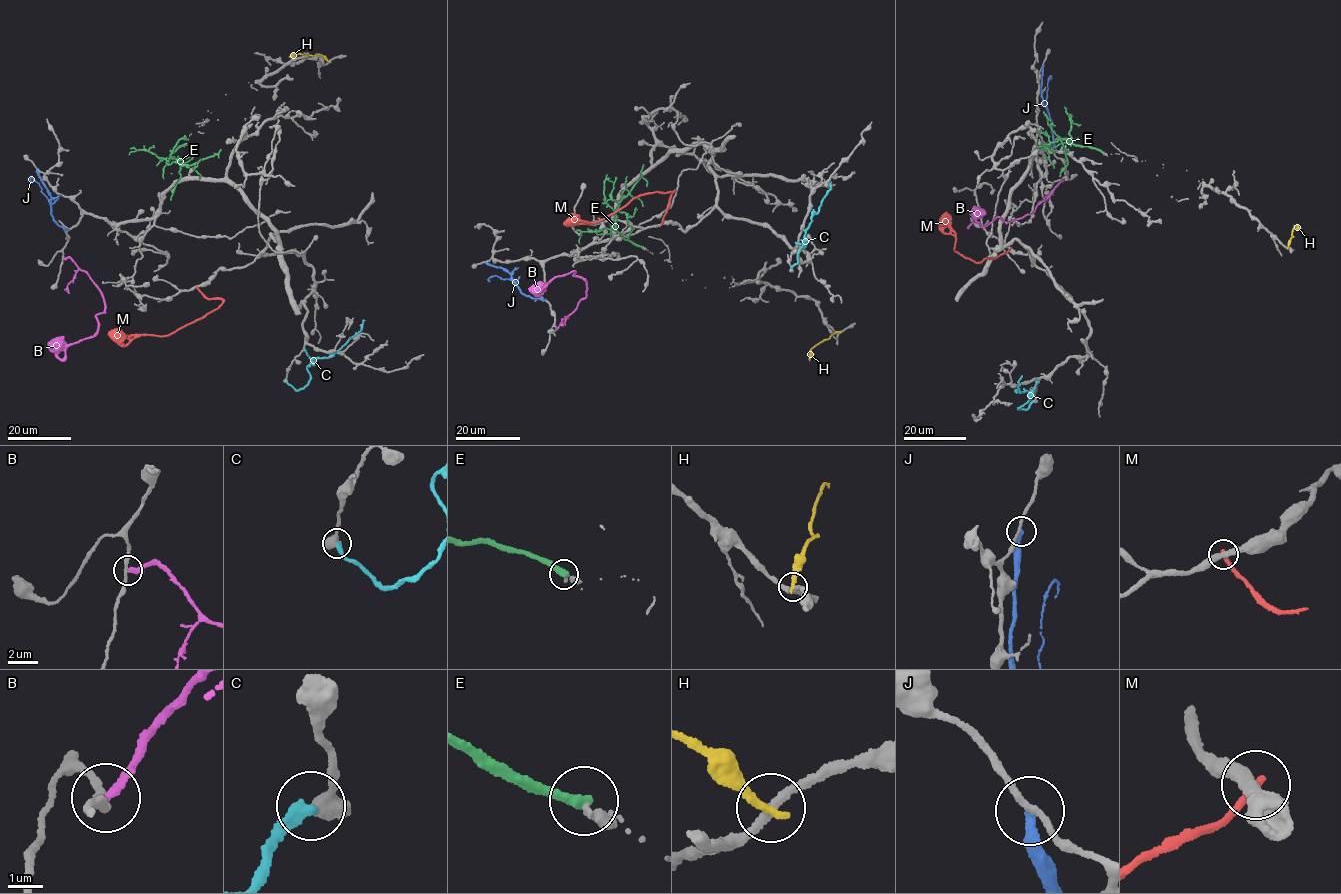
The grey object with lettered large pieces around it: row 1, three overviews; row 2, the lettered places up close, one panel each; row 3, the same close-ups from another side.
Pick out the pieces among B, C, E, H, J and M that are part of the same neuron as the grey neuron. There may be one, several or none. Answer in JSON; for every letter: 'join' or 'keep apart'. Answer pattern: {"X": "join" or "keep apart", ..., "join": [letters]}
{"B": "keep apart", "C": "keep apart", "E": "keep apart", "H": "keep apart", "J": "keep apart", "M": "keep apart", "join": []}

